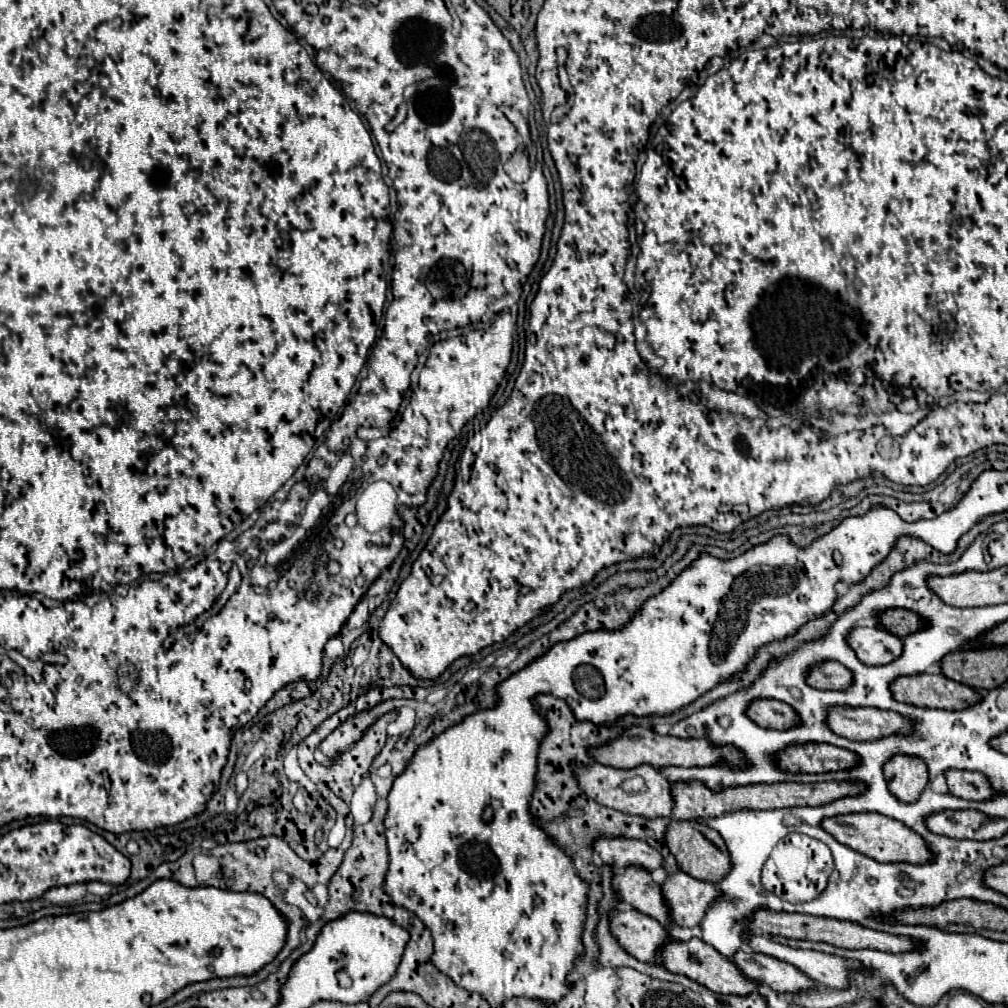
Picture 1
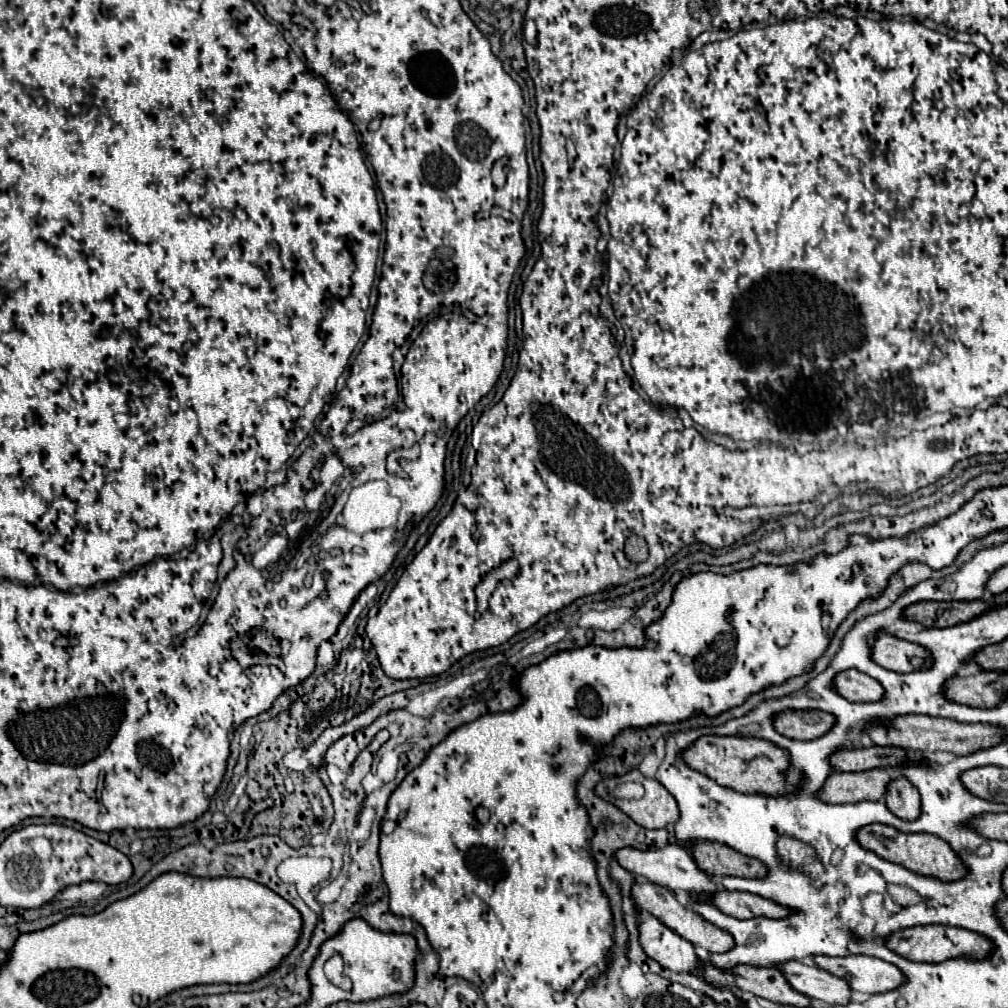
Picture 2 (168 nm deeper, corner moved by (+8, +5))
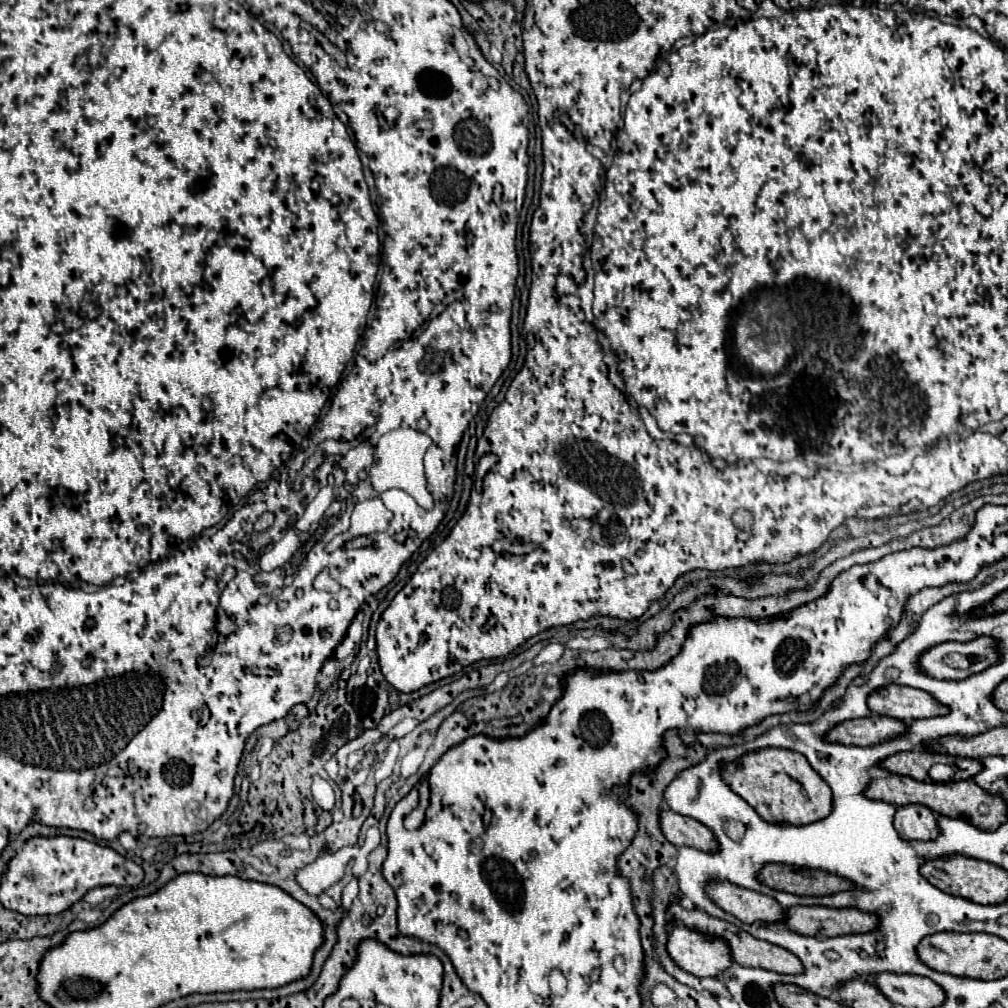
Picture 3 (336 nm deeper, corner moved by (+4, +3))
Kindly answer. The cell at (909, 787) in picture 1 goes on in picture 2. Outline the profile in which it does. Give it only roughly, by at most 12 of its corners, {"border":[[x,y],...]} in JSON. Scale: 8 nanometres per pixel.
{"border":[[907,777],[891,779],[885,801],[901,819],[917,819],[919,791]]}

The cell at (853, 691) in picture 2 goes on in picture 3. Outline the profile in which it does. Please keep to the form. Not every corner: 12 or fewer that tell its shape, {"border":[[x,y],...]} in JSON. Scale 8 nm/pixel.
{"border":[[887,685],[869,697],[879,715],[915,721],[947,705],[913,687]]}

